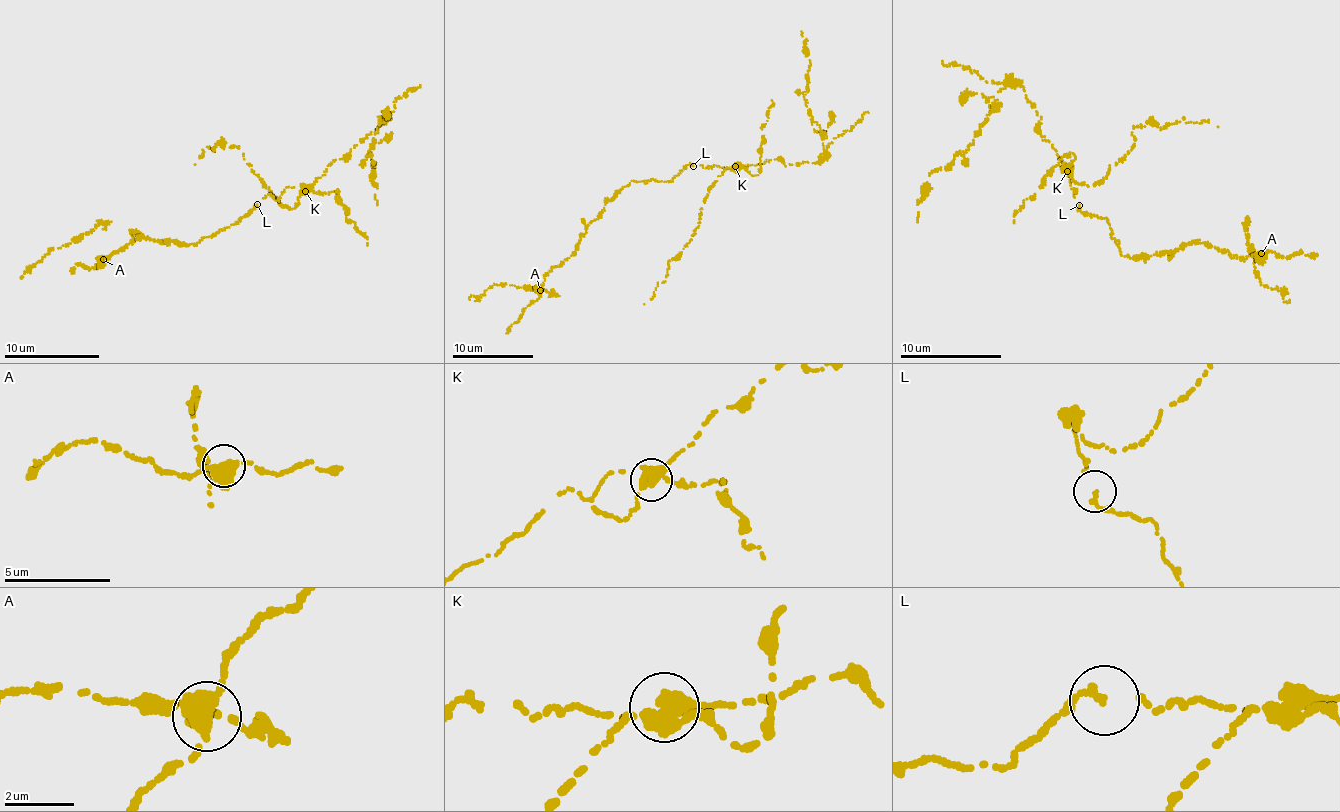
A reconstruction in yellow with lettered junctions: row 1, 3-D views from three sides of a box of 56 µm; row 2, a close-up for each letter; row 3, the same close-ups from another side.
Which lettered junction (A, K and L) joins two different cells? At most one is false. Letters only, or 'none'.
K

